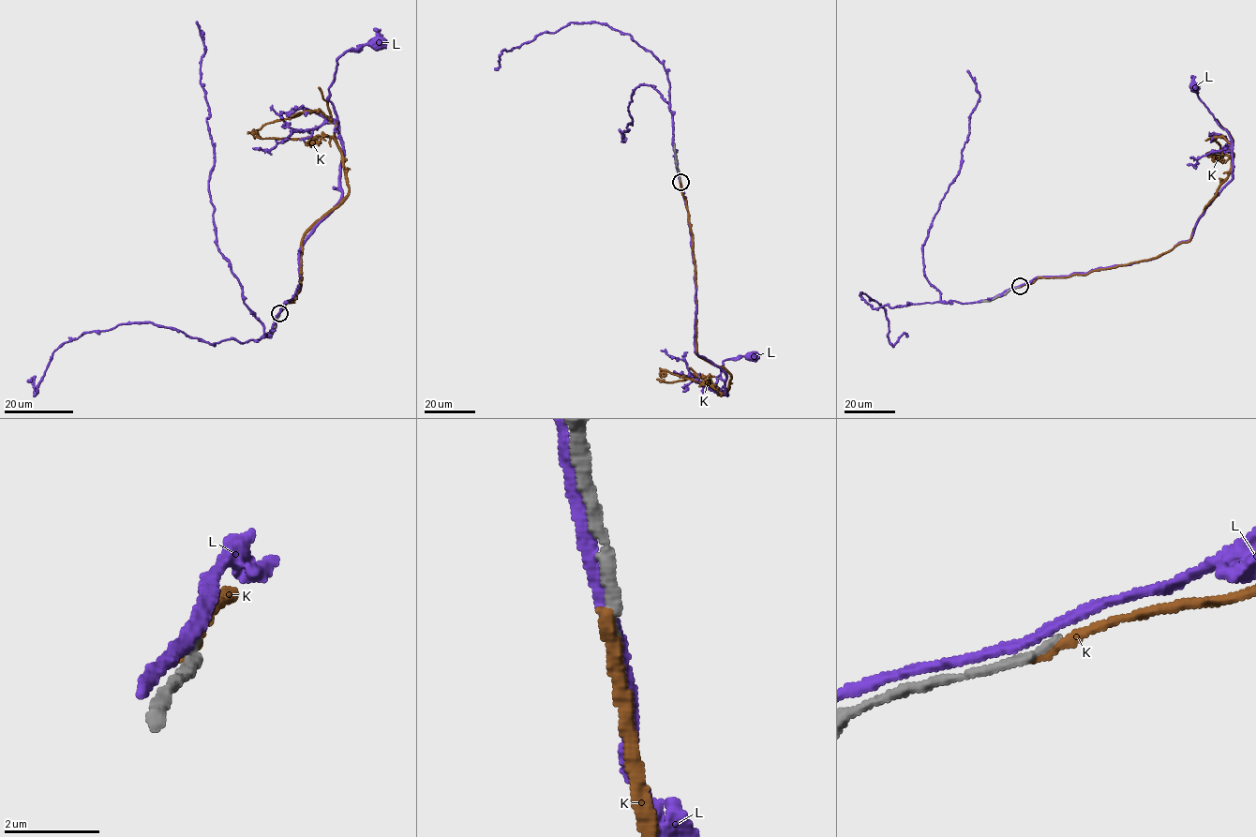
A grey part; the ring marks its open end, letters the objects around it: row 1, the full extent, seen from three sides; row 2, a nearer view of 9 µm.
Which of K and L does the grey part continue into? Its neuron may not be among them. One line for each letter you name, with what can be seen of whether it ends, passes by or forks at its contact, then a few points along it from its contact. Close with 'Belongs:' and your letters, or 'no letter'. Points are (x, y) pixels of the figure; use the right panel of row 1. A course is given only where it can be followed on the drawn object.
Belongs: no letter

